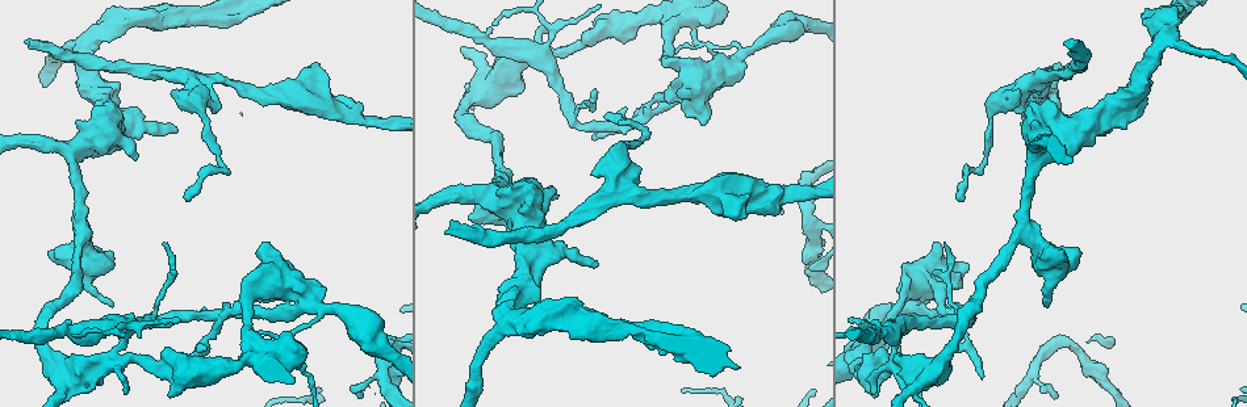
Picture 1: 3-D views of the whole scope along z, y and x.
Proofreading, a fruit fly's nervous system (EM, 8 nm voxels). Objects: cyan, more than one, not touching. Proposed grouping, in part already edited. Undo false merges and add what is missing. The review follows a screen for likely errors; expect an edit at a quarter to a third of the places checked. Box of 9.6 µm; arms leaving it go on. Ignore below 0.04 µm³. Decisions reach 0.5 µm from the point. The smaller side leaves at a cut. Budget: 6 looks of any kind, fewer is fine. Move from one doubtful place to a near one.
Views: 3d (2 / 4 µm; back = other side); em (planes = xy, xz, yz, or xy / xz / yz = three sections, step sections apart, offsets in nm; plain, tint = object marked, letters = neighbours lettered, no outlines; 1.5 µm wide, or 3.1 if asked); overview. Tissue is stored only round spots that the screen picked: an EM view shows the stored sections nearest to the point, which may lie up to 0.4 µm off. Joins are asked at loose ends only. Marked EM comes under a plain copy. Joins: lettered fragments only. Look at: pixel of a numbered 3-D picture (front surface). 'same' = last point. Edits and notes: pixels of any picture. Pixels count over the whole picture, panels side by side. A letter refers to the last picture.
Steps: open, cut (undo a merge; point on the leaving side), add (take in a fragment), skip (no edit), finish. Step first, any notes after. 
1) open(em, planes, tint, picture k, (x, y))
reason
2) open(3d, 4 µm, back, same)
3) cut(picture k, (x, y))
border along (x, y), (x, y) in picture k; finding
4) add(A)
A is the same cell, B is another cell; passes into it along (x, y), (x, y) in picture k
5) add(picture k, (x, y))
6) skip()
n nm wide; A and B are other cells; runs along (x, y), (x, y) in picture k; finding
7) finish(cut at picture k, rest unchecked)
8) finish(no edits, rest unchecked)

open(3d, 4 µm, back, picture 1, (937, 243))
stops while still wide

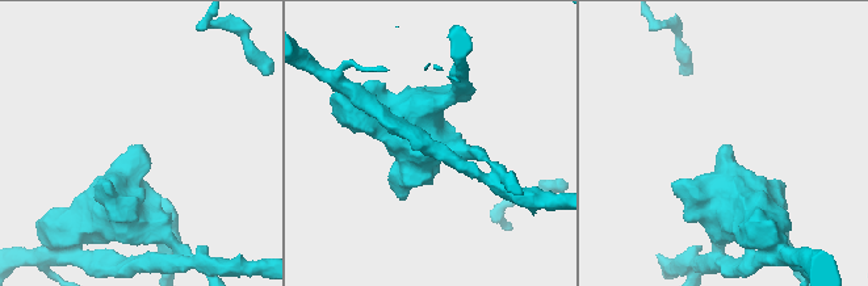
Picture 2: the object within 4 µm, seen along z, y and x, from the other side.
open(em, planes, letters, picture 2, (140, 144))
now the EM

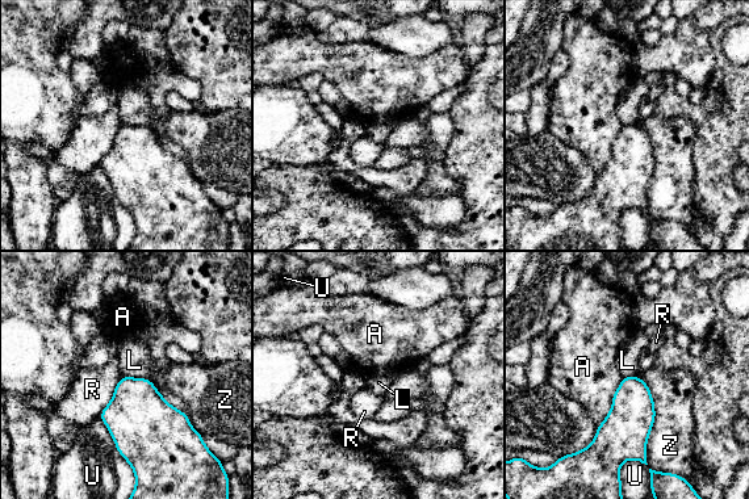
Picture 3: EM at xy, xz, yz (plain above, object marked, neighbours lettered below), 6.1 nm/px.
skip()
Z touches over 550 nm; A, L, R, U and Z are other cells; border along (122, 376), (147, 378), (185, 414) in picture 3; no lettered fragment goes on from it

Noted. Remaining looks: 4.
open(em, planes, letters, picture 1, (1011, 101))
an open end

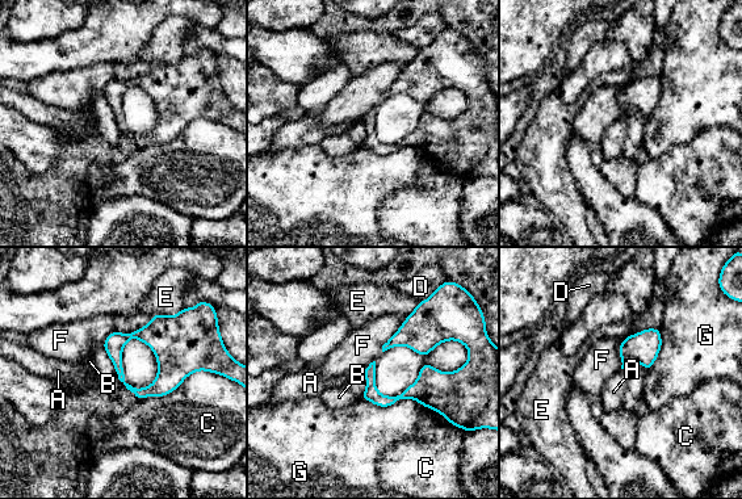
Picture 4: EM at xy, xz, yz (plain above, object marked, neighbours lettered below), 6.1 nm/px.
skip()
A, B, C, D, E, F and G are other cells; border along (621, 368), (627, 369) in picture 4; none of them fits

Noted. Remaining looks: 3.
open(3d, 4 µm, picture 1, (28, 44))
free end

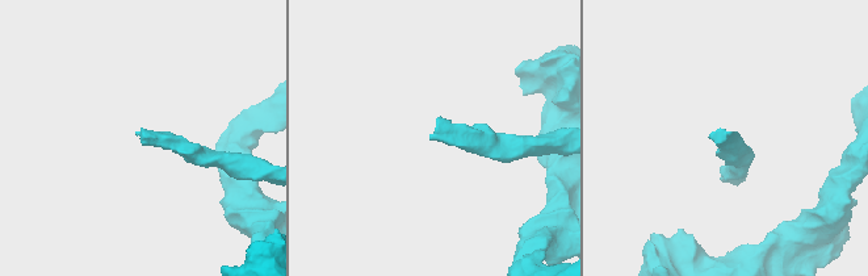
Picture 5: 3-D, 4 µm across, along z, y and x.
open(em, xy, step 8, letters, picture 5, (141, 134))
shape alone is not enough

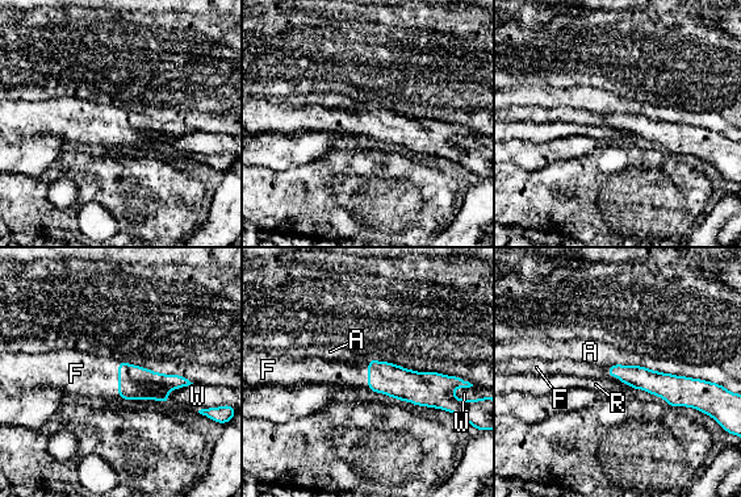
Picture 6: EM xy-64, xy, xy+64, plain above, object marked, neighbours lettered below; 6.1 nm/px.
open(em, planes, letters, same)

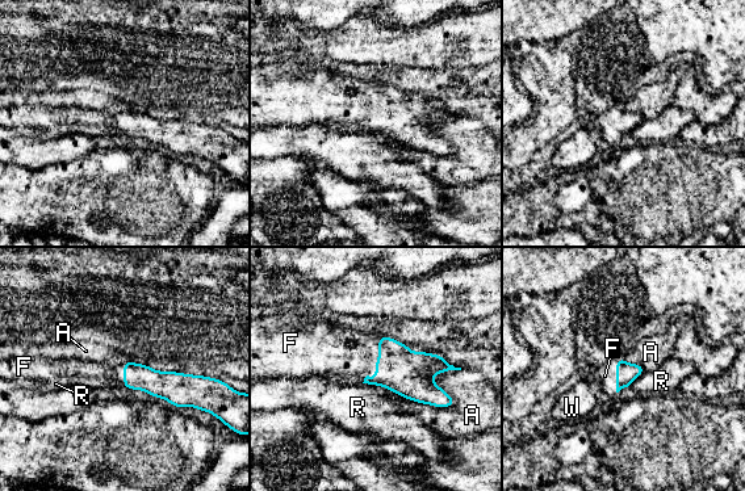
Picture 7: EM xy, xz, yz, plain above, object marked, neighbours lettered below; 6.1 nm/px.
add(picture 7, (347, 360))
F is the same cell, A, R and W are other cells; passes into it along (401, 370), (376, 362), (347, 360) in picture 7; it goes on there

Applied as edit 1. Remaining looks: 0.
finish(add at picture 7, rest unchecked)

